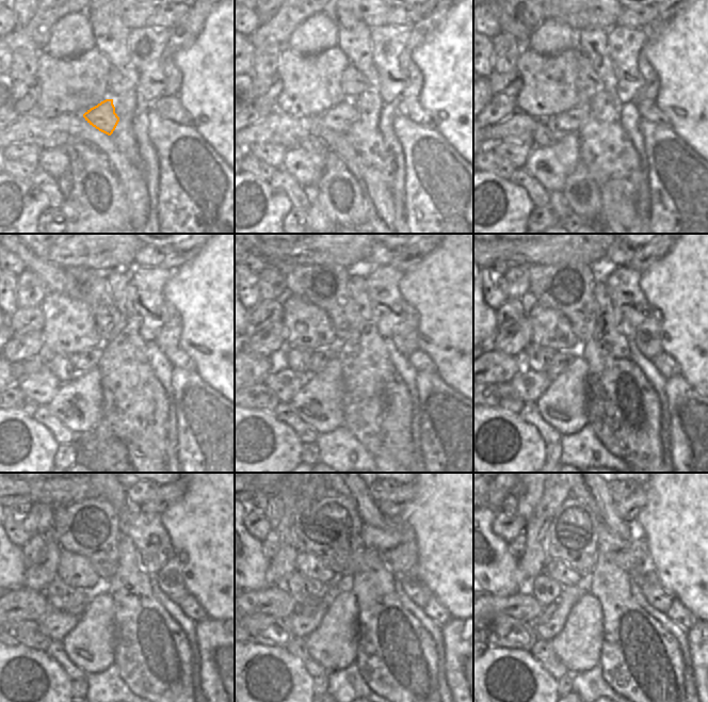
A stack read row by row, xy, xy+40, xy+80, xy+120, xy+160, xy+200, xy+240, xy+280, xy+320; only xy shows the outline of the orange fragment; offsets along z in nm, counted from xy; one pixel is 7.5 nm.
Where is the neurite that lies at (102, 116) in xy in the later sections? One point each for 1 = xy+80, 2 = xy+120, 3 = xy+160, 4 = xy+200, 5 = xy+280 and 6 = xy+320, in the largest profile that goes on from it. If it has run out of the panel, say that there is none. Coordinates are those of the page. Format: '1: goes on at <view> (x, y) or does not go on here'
1: goes on at xy+80 (570, 121)
2: goes on at xy+120 (82, 362)
3: goes on at xy+160 (321, 357)
4: goes on at xy+200 (560, 360)
5: goes on at xy+280 (311, 605)
6: goes on at xy+320 (548, 610)

